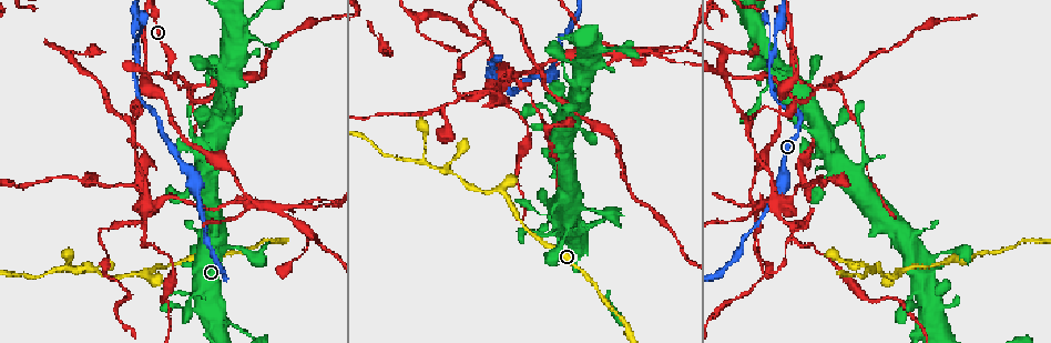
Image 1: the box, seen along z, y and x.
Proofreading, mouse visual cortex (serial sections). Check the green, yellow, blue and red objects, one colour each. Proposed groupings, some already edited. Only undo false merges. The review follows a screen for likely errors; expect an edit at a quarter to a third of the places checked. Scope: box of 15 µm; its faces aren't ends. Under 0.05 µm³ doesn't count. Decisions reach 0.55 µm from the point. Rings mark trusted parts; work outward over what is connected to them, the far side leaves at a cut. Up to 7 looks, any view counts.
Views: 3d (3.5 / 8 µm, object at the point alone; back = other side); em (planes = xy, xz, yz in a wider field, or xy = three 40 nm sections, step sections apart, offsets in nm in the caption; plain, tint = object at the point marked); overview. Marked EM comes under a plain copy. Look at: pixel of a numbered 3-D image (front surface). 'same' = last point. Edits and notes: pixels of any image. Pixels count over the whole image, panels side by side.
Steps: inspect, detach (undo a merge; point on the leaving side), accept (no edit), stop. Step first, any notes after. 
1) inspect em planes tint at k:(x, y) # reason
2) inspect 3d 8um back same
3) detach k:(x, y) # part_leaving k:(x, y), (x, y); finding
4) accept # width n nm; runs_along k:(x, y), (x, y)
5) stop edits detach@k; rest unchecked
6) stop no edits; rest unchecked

inspect 3d 3.5um at 1:(168, 52) # sudden change in width

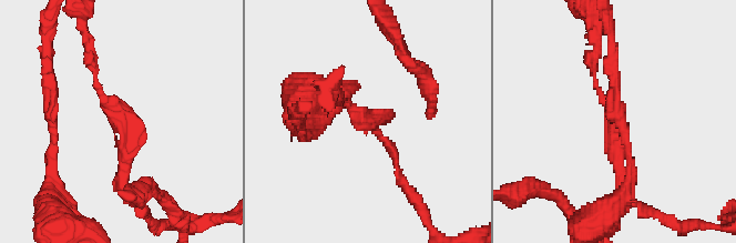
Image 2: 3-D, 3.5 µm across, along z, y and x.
inspect em xy step 1 tint at 2:(126, 121) # now the EM

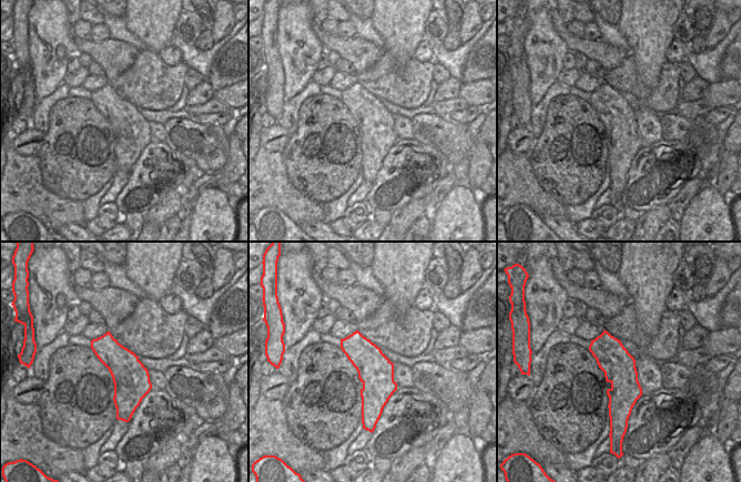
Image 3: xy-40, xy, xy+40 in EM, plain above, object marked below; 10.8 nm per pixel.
inspect em xy step 5 tint same

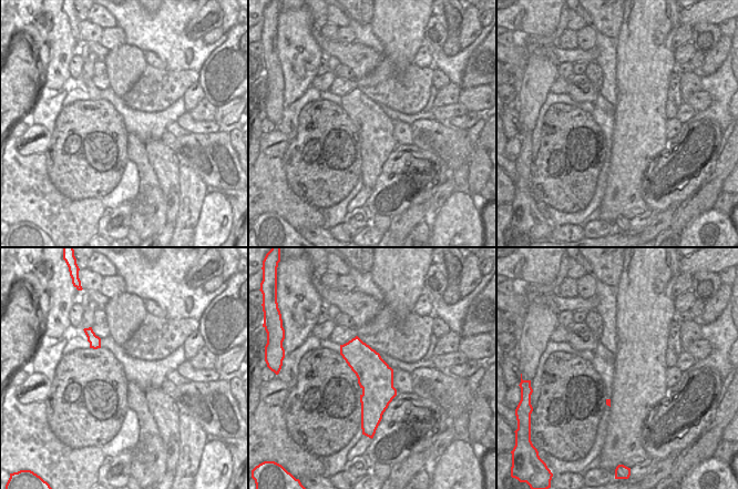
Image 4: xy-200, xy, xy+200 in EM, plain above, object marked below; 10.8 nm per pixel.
accept # runs_along 2:(91, 60), (98, 90), (129, 131), (125, 193); one cell here

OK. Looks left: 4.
inspect 3d 3.5um at 1:(505, 77)

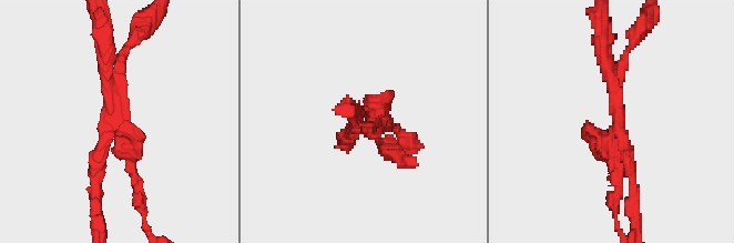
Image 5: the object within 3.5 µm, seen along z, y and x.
inspect em xy step 2 tint at 5:(615, 132) # now the EM

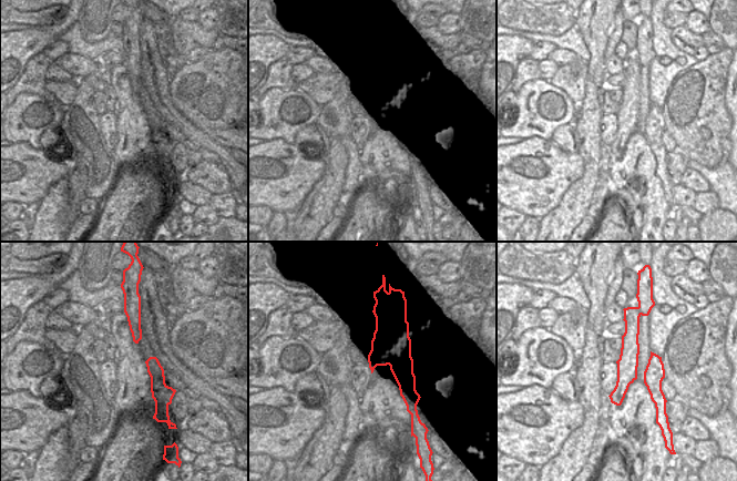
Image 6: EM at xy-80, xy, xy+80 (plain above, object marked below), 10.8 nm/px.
detach 5:(101, 61) # width 360 nm; part_leaving 5:(112, 130), (95, 161), (99, 229); a second cell is stuck on

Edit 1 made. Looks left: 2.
inspect 3d 3.5um at 1:(599, 48) # sudden change in width

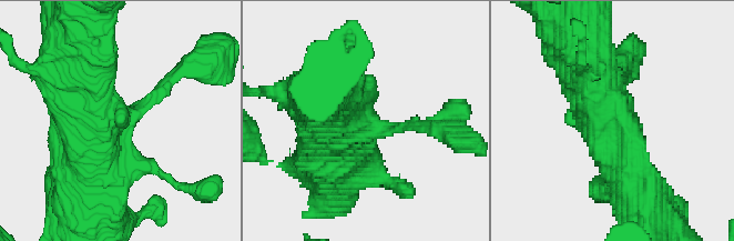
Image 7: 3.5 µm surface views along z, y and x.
inspect em xy step 5 tint at 7:(369, 125)

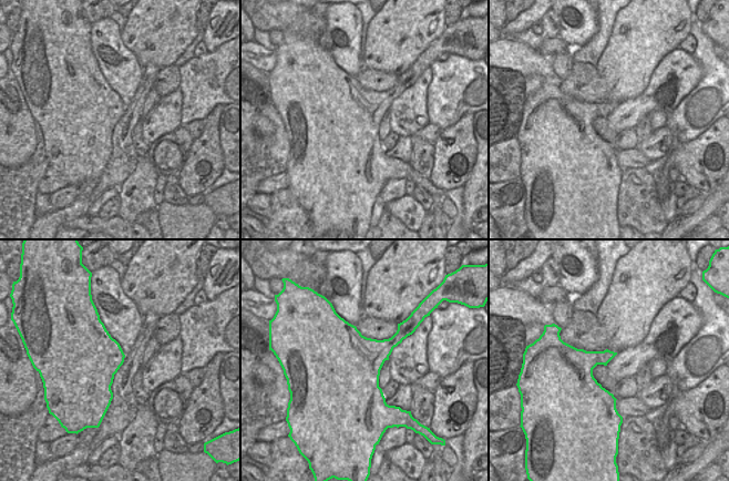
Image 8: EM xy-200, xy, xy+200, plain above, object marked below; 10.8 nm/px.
accept # one cell here

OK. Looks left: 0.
stop edits detach@5; rest unchecked

